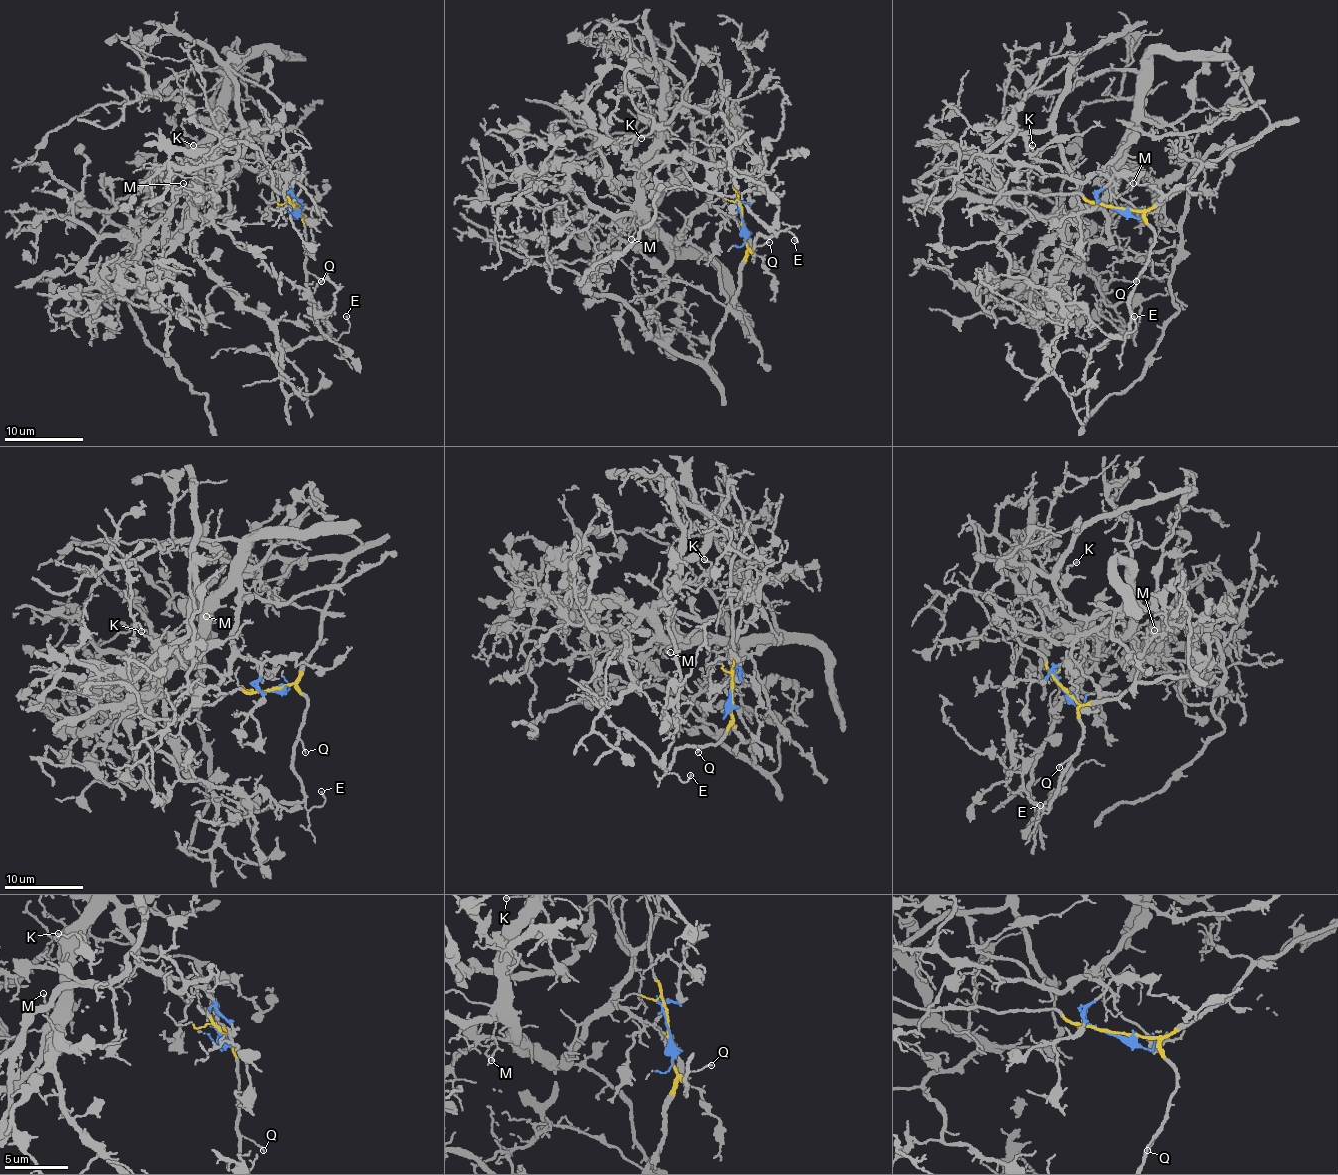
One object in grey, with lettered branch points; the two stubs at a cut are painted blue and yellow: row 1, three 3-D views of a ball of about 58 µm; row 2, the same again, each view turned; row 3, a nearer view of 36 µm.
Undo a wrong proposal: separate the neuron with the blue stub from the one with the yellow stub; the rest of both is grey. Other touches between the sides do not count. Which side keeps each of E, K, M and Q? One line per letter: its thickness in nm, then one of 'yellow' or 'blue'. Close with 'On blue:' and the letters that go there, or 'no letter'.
E: 110 nm thick; yellow
K: 120 nm thick; blue
M: 100 nm thick; blue
Q: 120 nm thick; yellow
On blue: K, M

